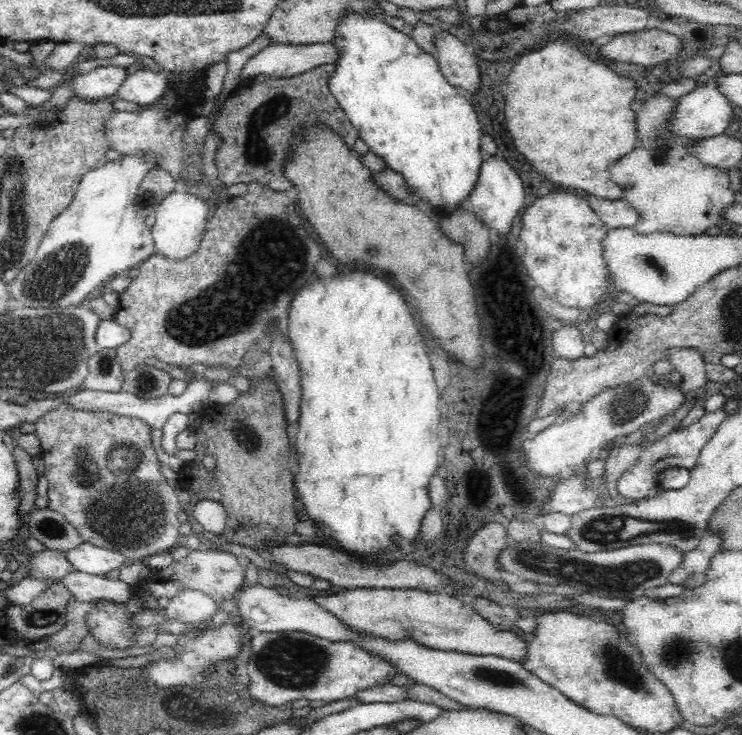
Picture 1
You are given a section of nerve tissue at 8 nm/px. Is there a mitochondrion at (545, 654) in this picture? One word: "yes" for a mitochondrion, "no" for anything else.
no

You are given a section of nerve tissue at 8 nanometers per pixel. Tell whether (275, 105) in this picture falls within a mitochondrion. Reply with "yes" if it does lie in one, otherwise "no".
yes

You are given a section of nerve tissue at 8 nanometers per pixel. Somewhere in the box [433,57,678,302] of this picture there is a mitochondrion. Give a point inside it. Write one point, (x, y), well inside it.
(660, 151)

